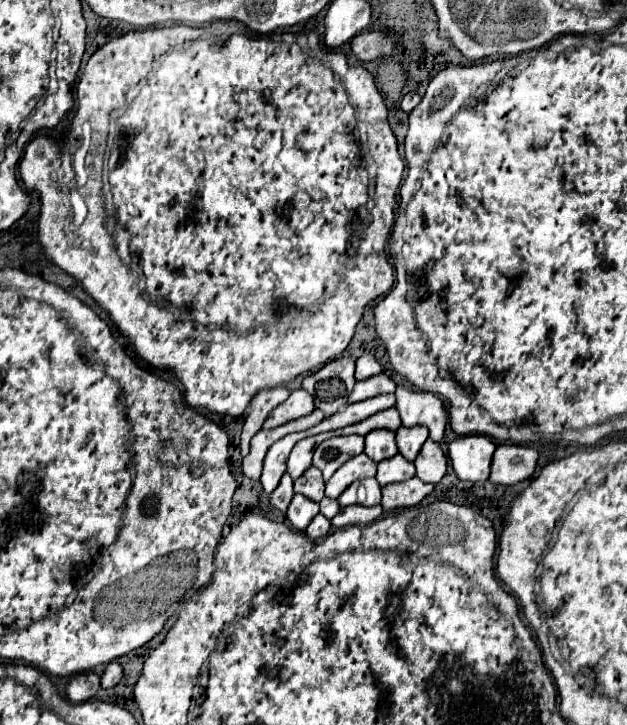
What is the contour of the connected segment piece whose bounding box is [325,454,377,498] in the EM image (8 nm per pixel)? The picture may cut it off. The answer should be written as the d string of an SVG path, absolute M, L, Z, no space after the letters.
M359 454L359 456L351 458L347 464L343 464L343 468L339 468L339 472L335 472L335 476L329 478L325 496L337 498L351 482L355 482L359 478L375 476L375 472L377 472L377 464L373 460L369 460L365 454Z

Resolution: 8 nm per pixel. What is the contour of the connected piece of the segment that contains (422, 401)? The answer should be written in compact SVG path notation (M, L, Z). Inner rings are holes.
M399 386L395 396L397 396L397 410L401 414L403 426L427 426L431 440L435 442L443 440L447 410L435 394Z

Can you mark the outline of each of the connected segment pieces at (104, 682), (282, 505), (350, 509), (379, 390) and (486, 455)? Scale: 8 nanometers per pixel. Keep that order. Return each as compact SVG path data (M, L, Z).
M111 662L101 674L101 688L113 688L123 676L123 668L117 662Z
M285 474L279 482L279 488L275 488L275 492L271 494L271 504L281 510L281 512L287 512L289 508L289 502L293 498L293 478L289 474Z
M347 506L347 508L341 508L337 512L337 516L331 520L333 528L343 528L343 526L351 526L351 524L371 524L375 522L379 516L381 516L383 508L381 506Z
M379 374L379 376L357 382L353 392L349 394L349 402L353 404L353 402L361 402L361 400L367 400L379 394L391 394L391 392L395 392L395 382L389 376Z
M463 436L449 444L451 464L461 480L483 482L491 474L495 444L487 436Z

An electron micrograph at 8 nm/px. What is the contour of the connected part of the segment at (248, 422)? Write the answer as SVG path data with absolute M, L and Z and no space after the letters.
M283 386L273 388L271 392L259 392L259 396L255 396L255 400L251 402L249 416L245 418L243 432L241 432L239 450L241 450L243 456L249 454L249 442L251 442L251 438L261 430L265 418L271 414L273 408L277 408L283 400L287 400L287 396L289 396L289 390L285 390Z

